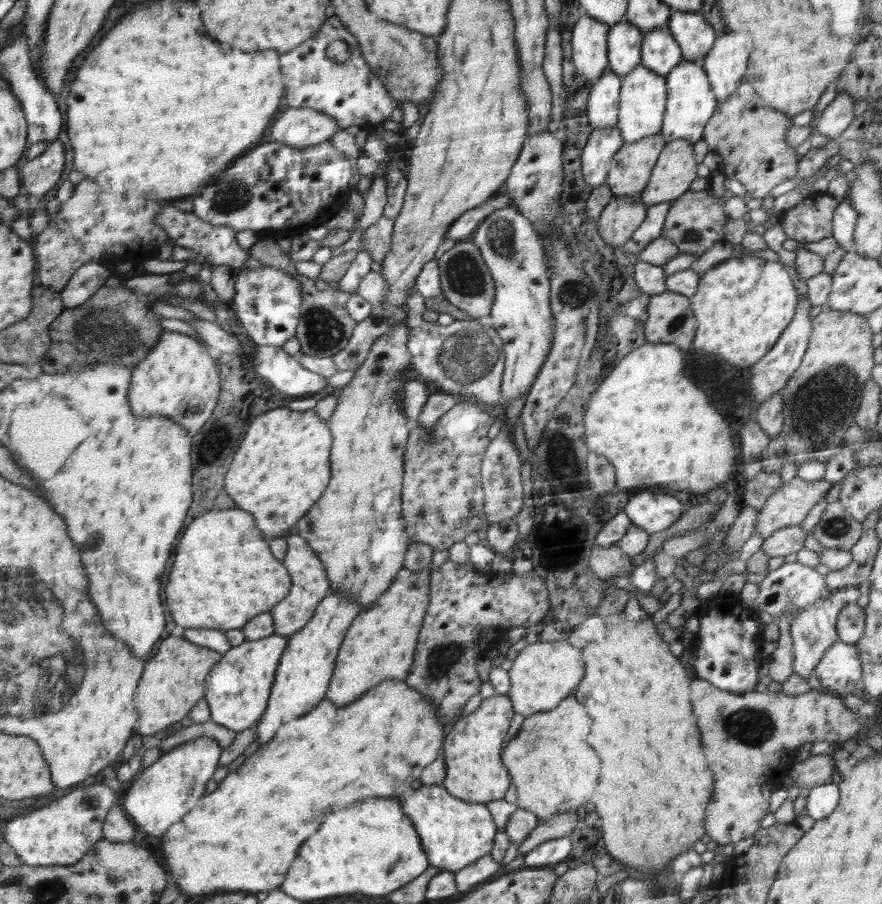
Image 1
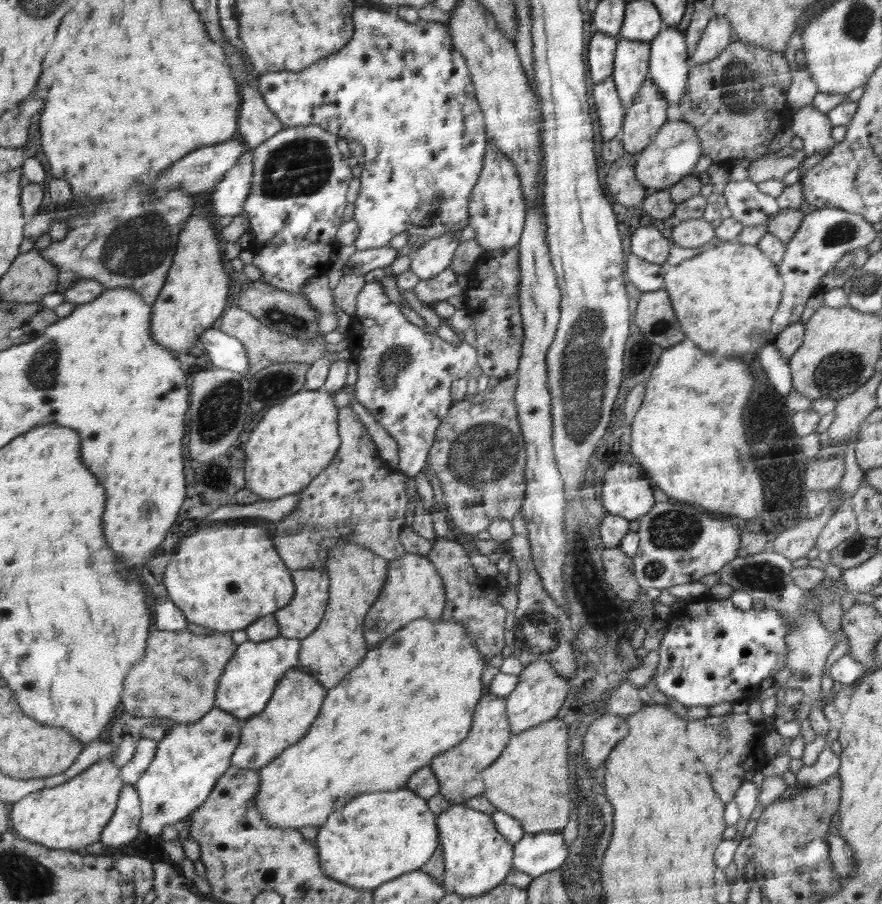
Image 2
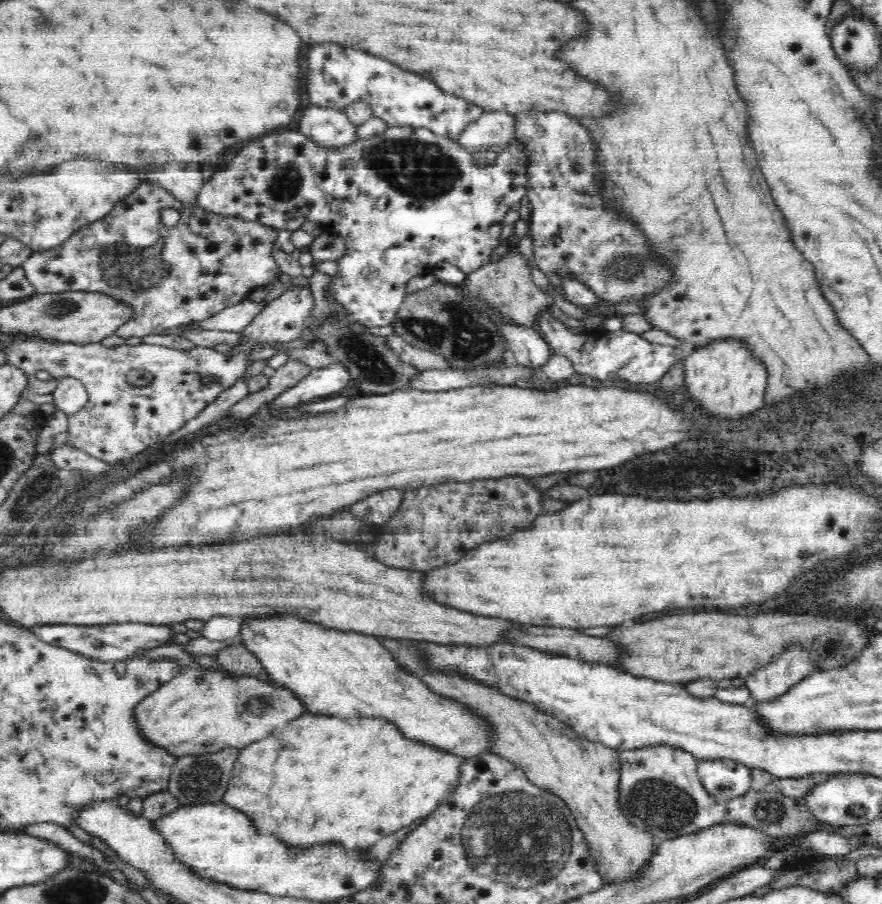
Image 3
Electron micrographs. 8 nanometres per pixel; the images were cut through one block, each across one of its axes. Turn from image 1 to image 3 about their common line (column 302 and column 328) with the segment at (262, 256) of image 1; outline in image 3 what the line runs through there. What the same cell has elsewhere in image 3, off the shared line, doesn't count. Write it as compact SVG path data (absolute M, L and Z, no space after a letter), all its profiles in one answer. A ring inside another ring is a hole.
M318 271L309 278L314 306L303 325L304 329L312 334L310 342L325 350L334 360L346 367L351 378L360 382L362 394L390 394L396 390L411 388L411 378L420 370L402 362L394 351L385 346L381 336L366 332L365 326L354 321L346 313L344 306L334 303L330 284L332 284L332 277Z

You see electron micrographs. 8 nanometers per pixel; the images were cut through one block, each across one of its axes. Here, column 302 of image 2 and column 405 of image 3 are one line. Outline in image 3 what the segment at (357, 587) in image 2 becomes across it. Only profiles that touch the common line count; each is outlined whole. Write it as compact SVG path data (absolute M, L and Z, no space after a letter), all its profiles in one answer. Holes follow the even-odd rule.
M378 637L384 648L387 648L395 661L401 665L406 672L420 677L428 688L436 693L442 693L446 697L454 697L463 704L474 709L476 713L490 719L494 725L494 744L492 751L502 758L509 760L518 768L521 768L525 775L536 786L559 796L568 805L570 812L580 831L584 835L584 840L588 844L589 854L592 855L593 862L596 862L596 870L606 885L624 885L632 883L635 878L641 878L646 873L650 860L654 858L658 850L659 841L656 840L654 833L644 832L630 820L630 817L620 809L618 801L620 769L622 764L619 761L619 751L614 748L605 747L602 743L595 743L582 738L572 730L572 727L546 715L542 711L536 710L528 702L521 702L508 698L508 695L499 694L497 690L483 686L480 682L475 682L470 678L461 678L455 675L428 675L424 668L421 668L419 654L415 650L415 642L412 640L396 640L388 637Z

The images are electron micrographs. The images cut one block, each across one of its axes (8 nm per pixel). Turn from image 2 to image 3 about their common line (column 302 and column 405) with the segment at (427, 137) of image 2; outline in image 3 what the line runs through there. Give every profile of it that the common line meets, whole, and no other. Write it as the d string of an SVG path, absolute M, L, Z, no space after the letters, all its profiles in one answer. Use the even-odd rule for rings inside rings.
M328 44L328 48L308 48L307 58L307 95L310 105L335 108L343 111L349 104L366 101L371 106L373 116L384 119L389 126L424 127L438 136L457 141L462 130L471 122L478 120L485 111L483 108L461 99L459 96L442 90L434 81L422 75L406 71L388 60L368 56L368 52L352 52L352 48L336 48L336 44Z

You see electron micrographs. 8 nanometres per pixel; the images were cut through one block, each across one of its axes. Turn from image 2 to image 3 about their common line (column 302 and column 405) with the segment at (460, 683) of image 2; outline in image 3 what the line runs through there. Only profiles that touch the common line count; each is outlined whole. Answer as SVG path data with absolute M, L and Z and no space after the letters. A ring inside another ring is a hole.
M304 713L302 716L296 718L296 720L288 722L281 729L277 730L277 733L247 744L240 749L233 766L232 776L229 778L228 788L225 789L221 802L233 809L238 808L246 816L250 816L260 830L278 836L290 848L292 846L328 844L328 842L346 844L348 848L368 848L368 846L372 846L376 842L379 843L382 839L386 839L387 836L394 834L396 831L400 831L432 814L437 806L440 805L440 802L444 800L445 794L455 787L457 776L460 773L460 766L465 762L464 758L457 758L456 755L447 754L444 750L437 750L437 748L432 748L424 743L411 742L404 738L404 735L400 734L400 730L392 728L392 726L392 723L388 724L387 720L380 718L359 716L356 719L341 719L338 716Z

